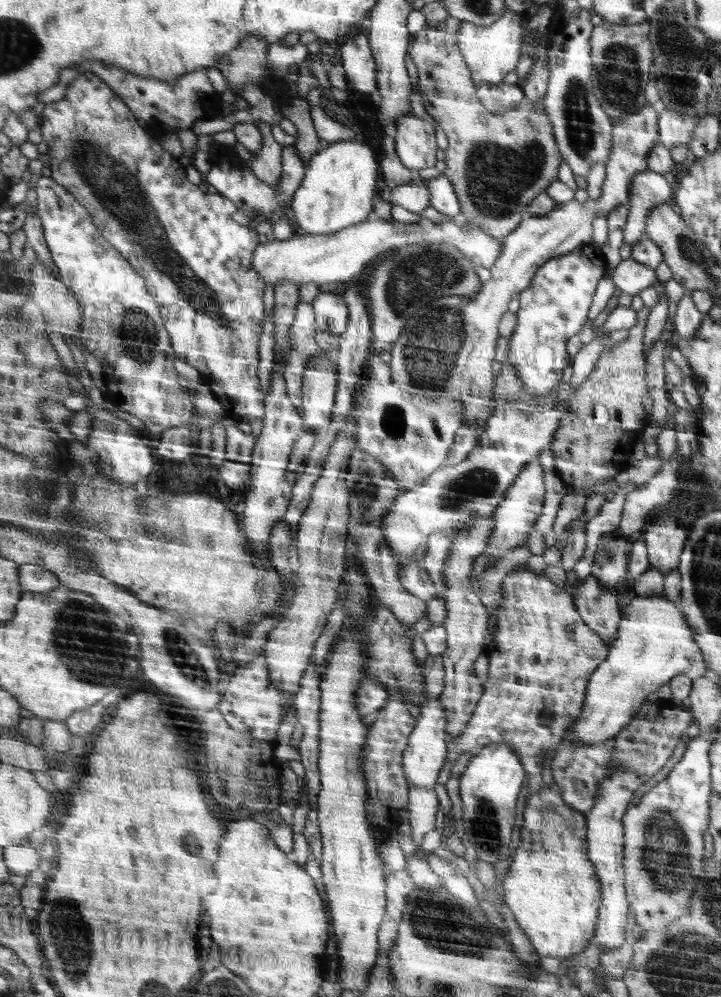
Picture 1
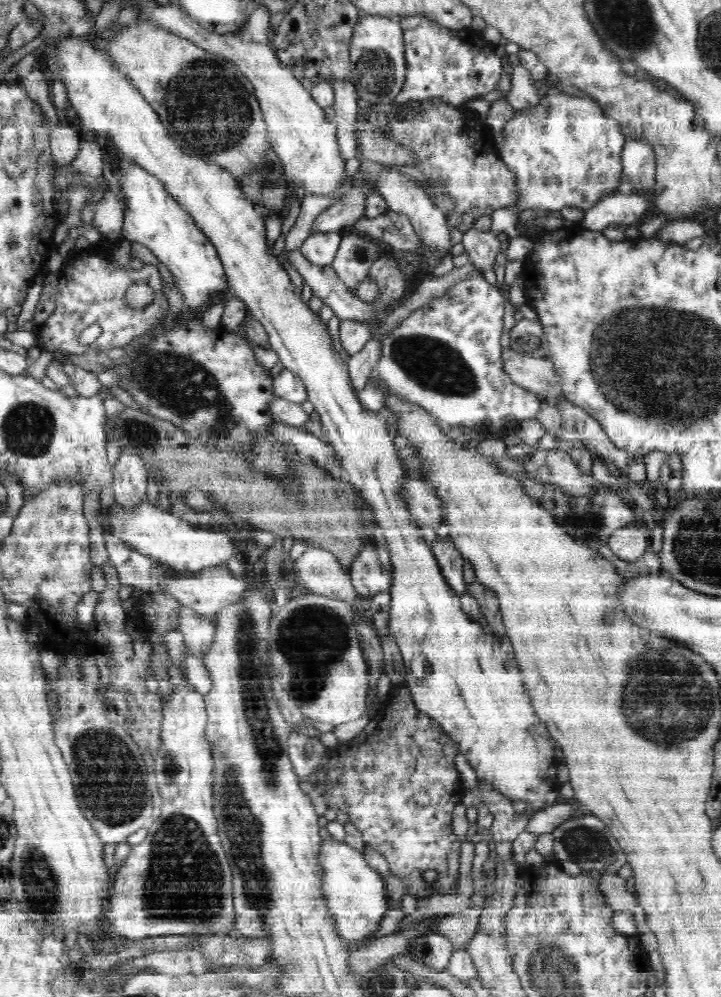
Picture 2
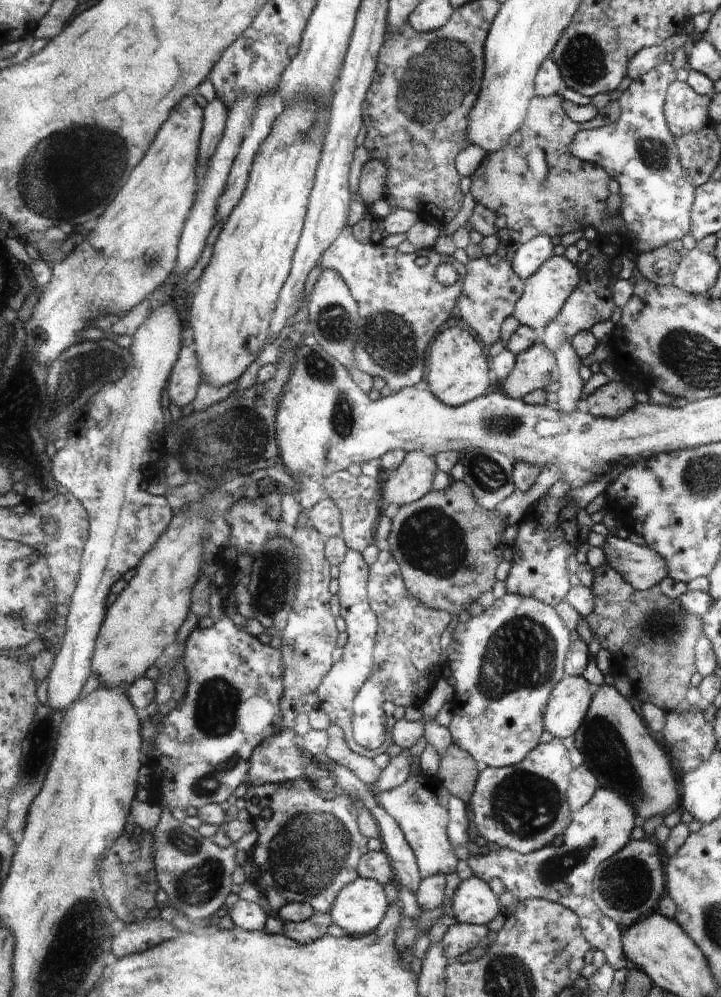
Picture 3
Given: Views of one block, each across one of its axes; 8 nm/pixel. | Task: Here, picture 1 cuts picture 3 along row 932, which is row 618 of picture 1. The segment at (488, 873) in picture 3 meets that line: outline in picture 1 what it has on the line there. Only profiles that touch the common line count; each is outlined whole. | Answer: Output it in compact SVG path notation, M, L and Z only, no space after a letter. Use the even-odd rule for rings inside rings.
M591 576L567 590L573 596L577 614L583 618L583 622L603 640L613 642L617 638L617 630L621 624L621 604L615 596L615 590L605 590Z

